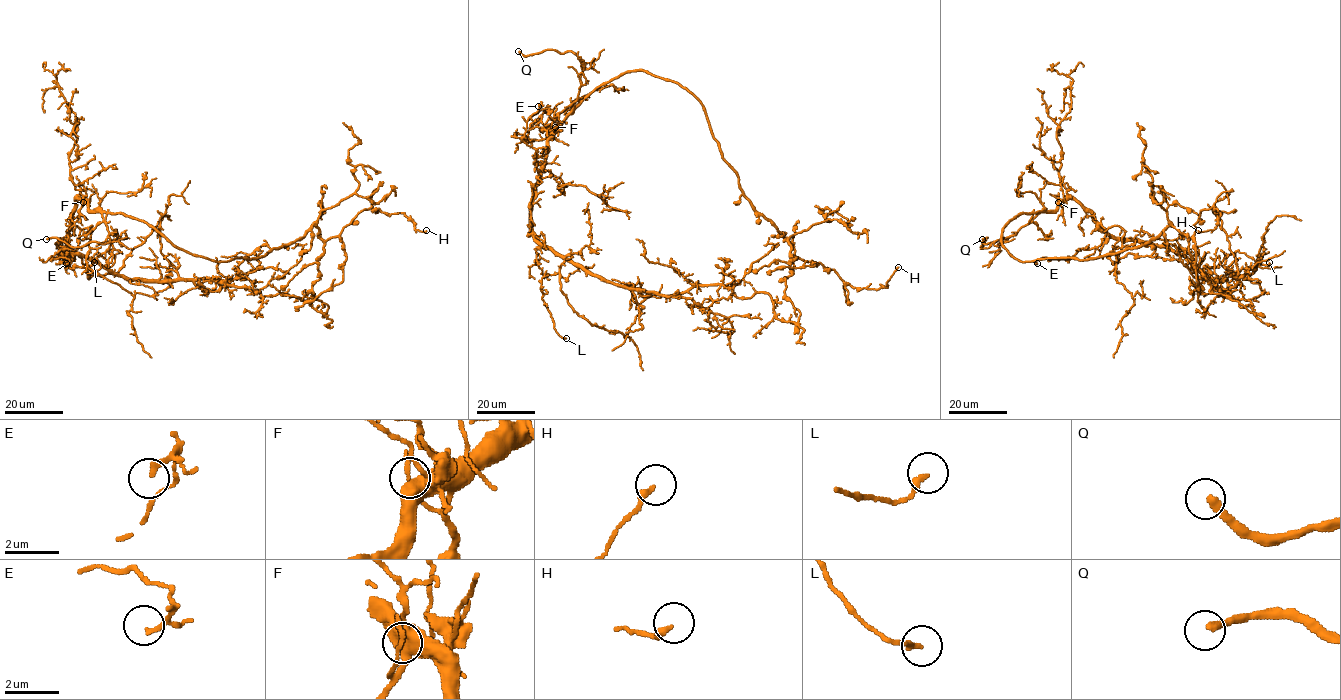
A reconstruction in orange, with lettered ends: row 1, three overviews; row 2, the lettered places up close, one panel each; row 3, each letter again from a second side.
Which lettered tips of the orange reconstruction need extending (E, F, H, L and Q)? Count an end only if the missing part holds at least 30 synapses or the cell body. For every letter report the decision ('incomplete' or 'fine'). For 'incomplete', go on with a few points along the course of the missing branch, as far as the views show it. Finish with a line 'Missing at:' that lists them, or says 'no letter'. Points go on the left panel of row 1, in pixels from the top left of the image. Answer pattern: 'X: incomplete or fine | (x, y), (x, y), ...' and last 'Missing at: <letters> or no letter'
E: fine
F: fine
H: fine
L: fine
Q: incomplete
Missing at: Q

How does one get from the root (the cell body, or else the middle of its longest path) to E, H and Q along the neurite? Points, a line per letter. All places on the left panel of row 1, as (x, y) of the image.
E: (70, 254), (59, 244), (67, 235), (64, 249), (50, 257), (65, 257), (69, 259), (66, 263)
H: (70, 254), (129, 278), (294, 295), (324, 313), (312, 289), (318, 259), (358, 213), (403, 213), (426, 230)
Q: (70, 254), (59, 243), (67, 235), (74, 200), (81, 199), (101, 214), (110, 241), (71, 247), (46, 239)

